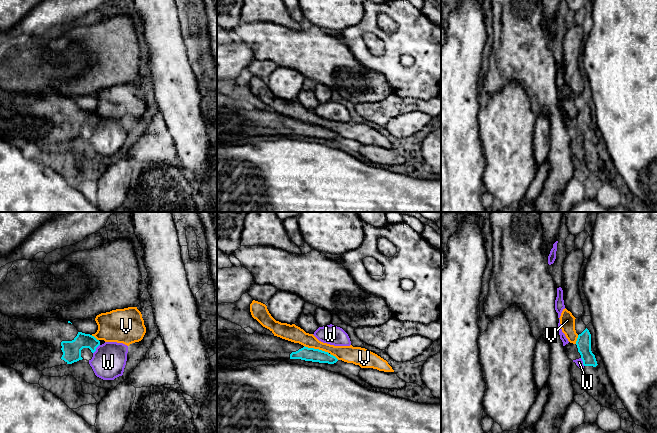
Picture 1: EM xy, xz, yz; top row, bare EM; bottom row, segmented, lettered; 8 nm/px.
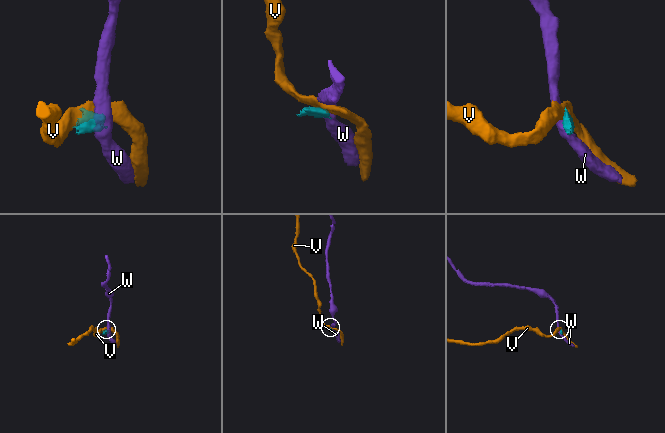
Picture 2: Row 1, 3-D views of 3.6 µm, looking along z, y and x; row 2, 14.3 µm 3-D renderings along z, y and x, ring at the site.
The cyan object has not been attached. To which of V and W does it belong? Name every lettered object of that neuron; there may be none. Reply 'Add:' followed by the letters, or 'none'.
Add: none

